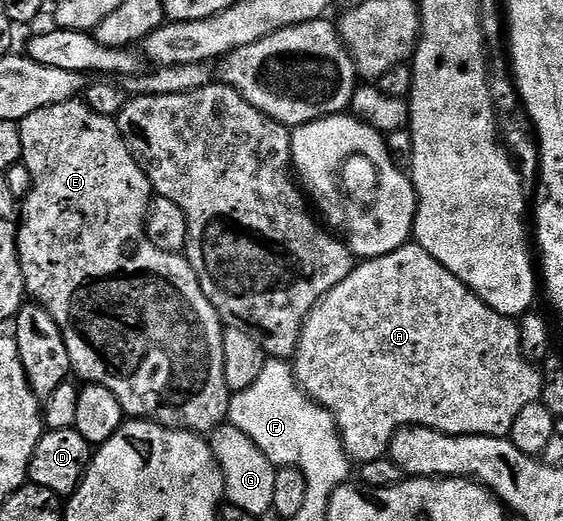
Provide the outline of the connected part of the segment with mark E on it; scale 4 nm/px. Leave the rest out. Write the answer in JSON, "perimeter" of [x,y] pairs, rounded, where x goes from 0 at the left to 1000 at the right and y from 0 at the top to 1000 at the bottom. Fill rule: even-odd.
{"perimeter":[[[133,186],[123,190],[119,198],[98,198],[78,209],[67,209],[60,217],[53,217],[53,225],[37,228],[34,240],[36,253],[39,255],[39,309],[46,317],[46,324],[53,324],[53,340],[57,342],[57,361],[50,376],[39,384],[39,411],[34,415],[34,420],[37,420],[28,436],[28,476],[32,478],[32,493],[39,509],[43,555],[62,580],[85,595],[89,608],[96,608],[103,631],[110,631],[110,647],[117,655],[117,678],[124,678],[130,714],[133,714],[137,722],[142,718],[144,724],[149,726],[147,733],[151,737],[172,735],[188,747],[195,747],[195,754],[202,754],[202,762],[210,762],[210,777],[217,777],[222,798],[233,800],[234,804],[259,804],[272,812],[284,812],[291,820],[318,820],[329,827],[345,827],[350,831],[375,831],[382,827],[384,821],[393,818],[405,802],[405,768],[409,764],[409,752],[401,739],[401,693],[398,691],[400,622],[394,618],[387,599],[380,593],[380,585],[366,570],[366,562],[359,562],[359,547],[352,539],[341,507],[334,503],[332,495],[329,495],[325,488],[304,489],[302,486],[288,486],[288,478],[281,478],[263,461],[259,430],[263,424],[263,399],[268,397],[274,380],[270,351],[259,340],[259,332],[245,317],[245,309],[234,298],[234,288],[224,278],[224,271],[210,248],[204,226],[197,221],[167,217],[167,209],[160,209],[155,198]]]}

